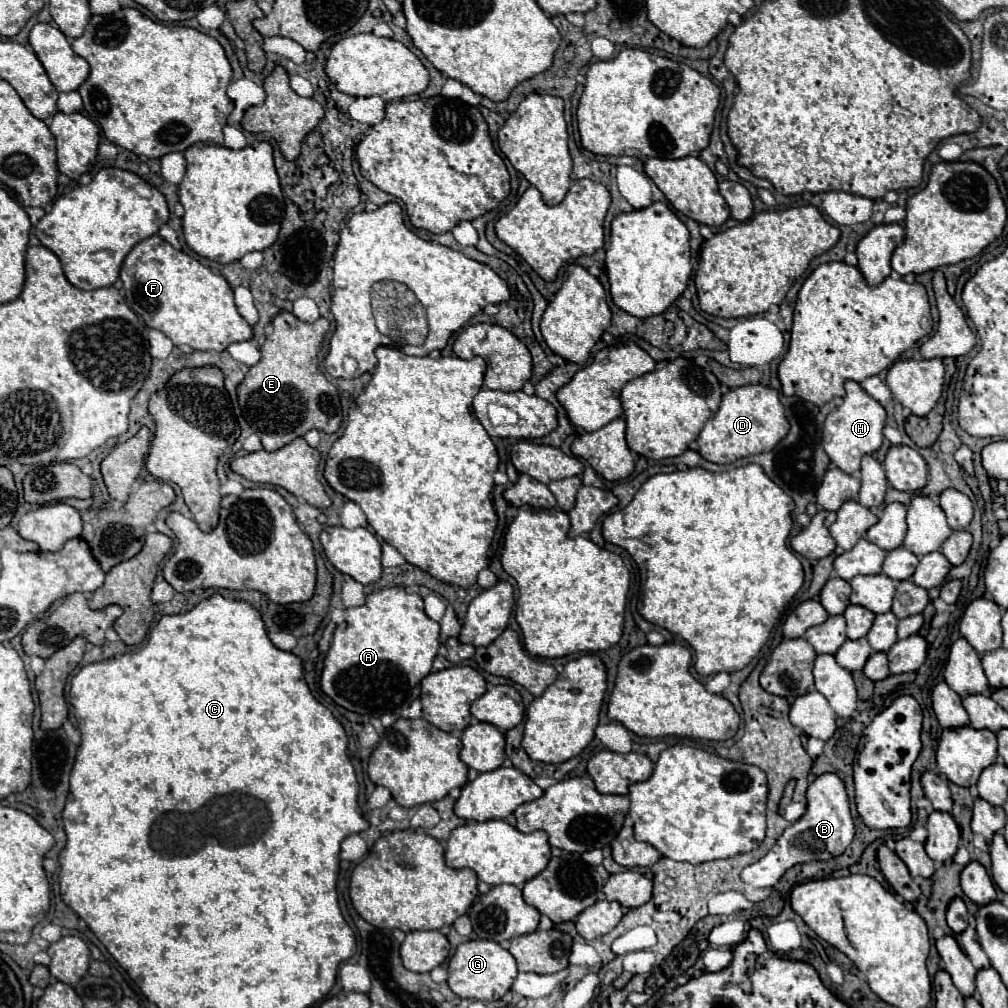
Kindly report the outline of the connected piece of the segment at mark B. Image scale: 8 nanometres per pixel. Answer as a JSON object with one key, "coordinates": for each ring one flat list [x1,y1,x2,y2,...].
{"coordinates":[[822,774,808,786,806,800,808,806,804,816,798,822,790,824,788,830,784,830,776,846,762,860,746,866,740,872,744,884,750,884,754,888,772,888,792,866,840,856,850,846,850,842,854,840,854,820,844,782,836,774]]}

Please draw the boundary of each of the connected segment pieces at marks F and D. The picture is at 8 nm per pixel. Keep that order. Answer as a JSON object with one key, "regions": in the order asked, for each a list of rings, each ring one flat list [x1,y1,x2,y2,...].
{"regions":[[[158,234,142,240,136,244,130,254,126,256,120,272,120,280,124,282,124,294,126,304,130,310,134,310,140,318,144,318,148,328,156,328,164,332,176,346,188,344,194,350,216,350,222,352,232,342,244,342,252,338,250,324,238,314,234,304,234,294,230,284,214,274,210,268,200,264,196,258,184,254,182,250,176,250,166,240,162,240]],[[750,384,730,390,720,404,720,410,704,424,698,436,698,452,716,464,730,464,738,458,772,450,788,434,788,420,780,394,762,384]]]}

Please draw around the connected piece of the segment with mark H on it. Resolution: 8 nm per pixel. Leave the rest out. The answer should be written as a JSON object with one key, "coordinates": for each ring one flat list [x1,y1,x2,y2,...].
{"coordinates":[[848,380,846,382,846,396,844,402,826,418,824,424,824,436,822,436,822,446,830,460,846,474,854,474,860,470,860,460,866,454,878,452,882,446,882,430,886,422,886,412,882,404,878,404,858,382]]}

